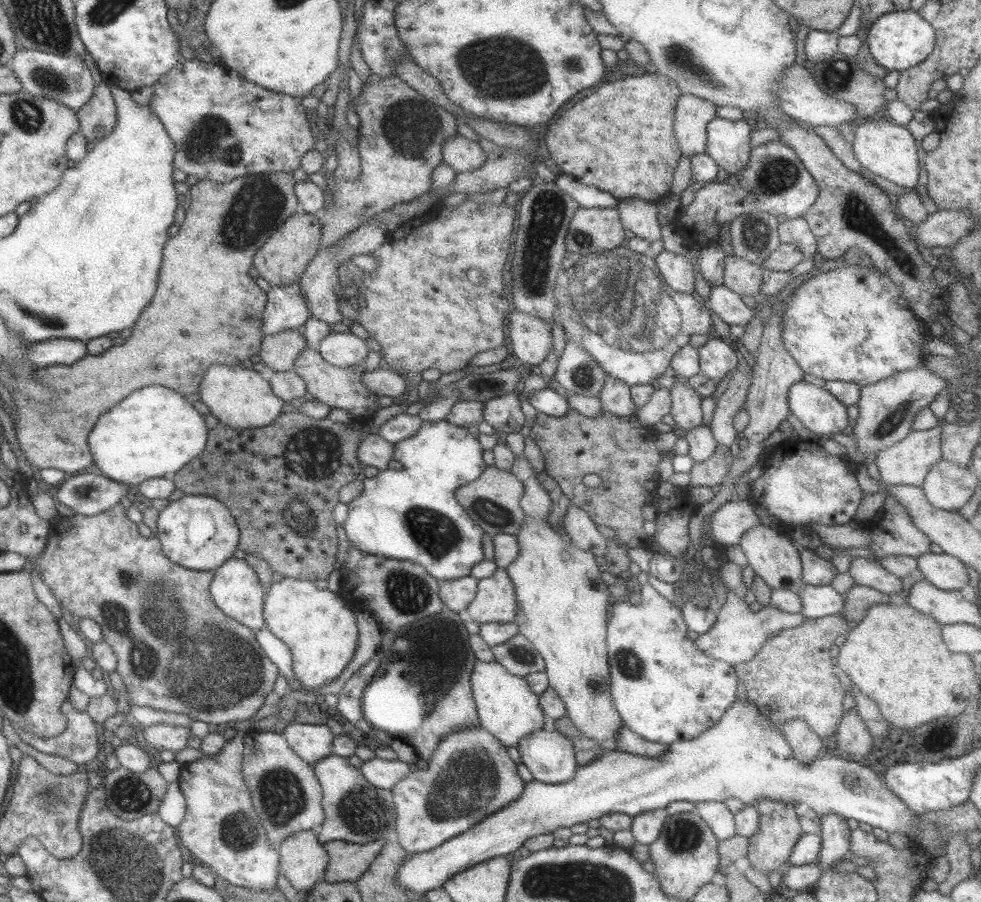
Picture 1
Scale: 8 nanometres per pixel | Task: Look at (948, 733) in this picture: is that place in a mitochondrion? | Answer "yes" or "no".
yes

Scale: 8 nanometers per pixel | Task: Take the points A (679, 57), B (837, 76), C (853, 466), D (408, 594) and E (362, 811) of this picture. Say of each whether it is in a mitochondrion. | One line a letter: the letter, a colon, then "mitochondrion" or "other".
A: mitochondrion
B: mitochondrion
C: other
D: mitochondrion
E: mitochondrion

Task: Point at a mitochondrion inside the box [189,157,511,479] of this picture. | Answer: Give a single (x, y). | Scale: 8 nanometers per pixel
(257, 204)

